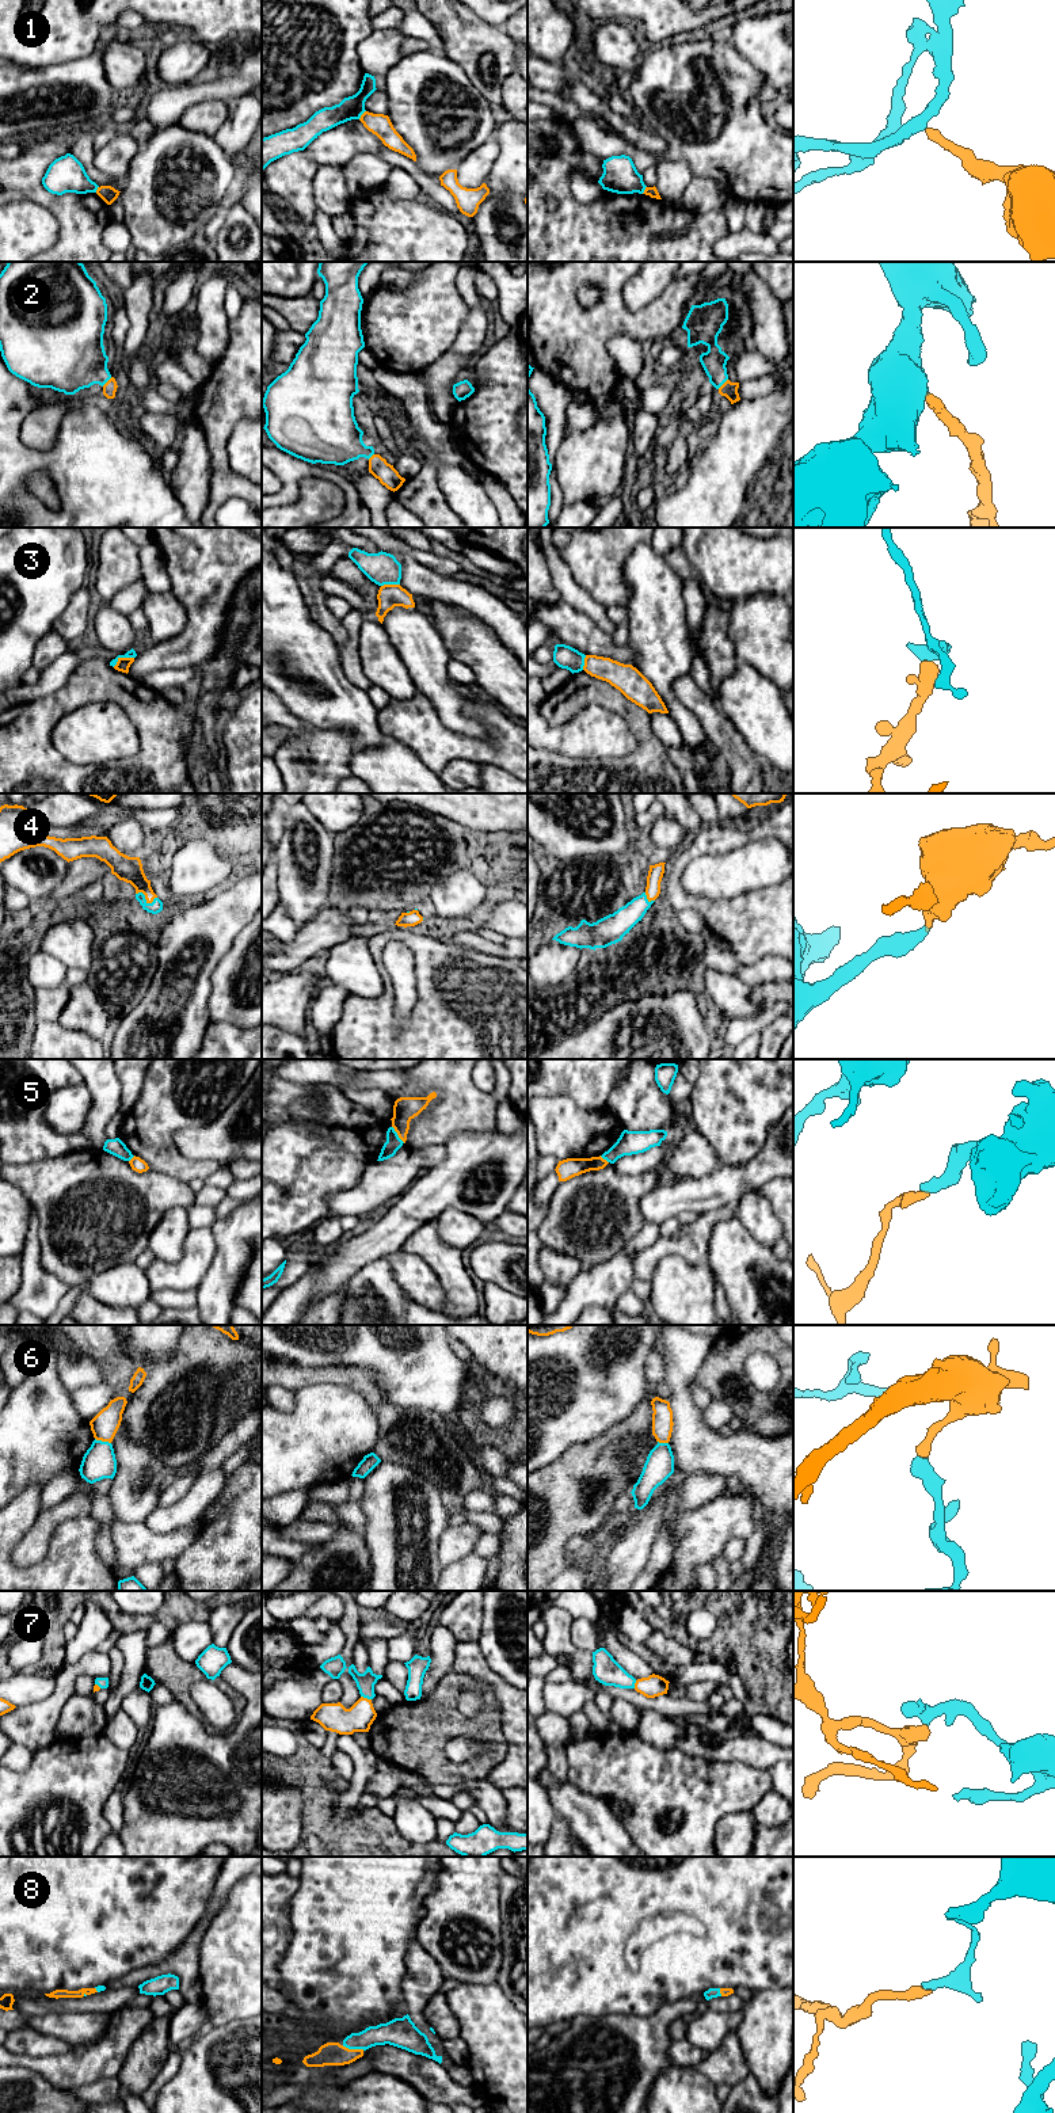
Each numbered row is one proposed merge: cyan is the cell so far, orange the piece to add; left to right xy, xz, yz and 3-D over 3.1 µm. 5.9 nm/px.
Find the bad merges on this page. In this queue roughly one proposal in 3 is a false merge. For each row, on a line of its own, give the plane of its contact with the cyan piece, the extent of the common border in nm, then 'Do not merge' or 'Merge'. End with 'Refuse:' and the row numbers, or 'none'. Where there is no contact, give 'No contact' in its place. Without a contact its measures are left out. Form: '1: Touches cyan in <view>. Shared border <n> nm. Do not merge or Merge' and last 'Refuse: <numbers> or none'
1: Touches cyan in xz. Shared border 70 nm. Do not merge
2: Touches cyan in yz. Shared border 90 nm. Merge
3: Touches cyan in xy. Shared border 140 nm. Do not merge
4: Touches cyan in xy. Shared border 130 nm. Merge
5: Touches cyan in xz. Shared border 130 nm. Do not merge
6: Touches cyan in xy. Shared border 100 nm. Do not merge
7: Touches cyan in xz. Shared border 70 nm. Merge
8: Touches cyan in xz. Shared border 140 nm. Merge
Refuse: 1, 3, 5, 6

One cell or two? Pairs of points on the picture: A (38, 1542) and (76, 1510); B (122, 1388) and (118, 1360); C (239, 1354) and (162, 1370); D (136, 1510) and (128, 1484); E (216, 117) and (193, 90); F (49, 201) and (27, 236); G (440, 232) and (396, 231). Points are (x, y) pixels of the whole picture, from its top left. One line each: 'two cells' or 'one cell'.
A: one cell
B: one cell
C: one cell
D: one cell
E: two cells
F: two cells
G: one cell

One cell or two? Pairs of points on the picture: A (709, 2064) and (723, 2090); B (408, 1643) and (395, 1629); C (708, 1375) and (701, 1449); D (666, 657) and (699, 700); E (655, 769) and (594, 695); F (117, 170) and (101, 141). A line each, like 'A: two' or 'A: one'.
A: two
B: two
C: two
D: two
E: one
F: two

